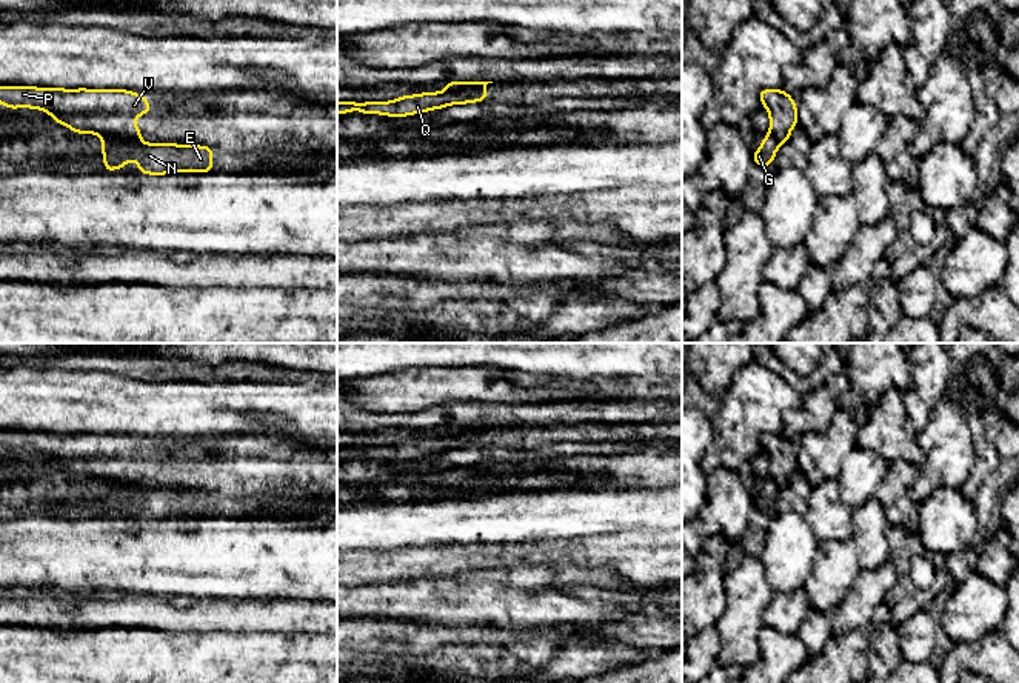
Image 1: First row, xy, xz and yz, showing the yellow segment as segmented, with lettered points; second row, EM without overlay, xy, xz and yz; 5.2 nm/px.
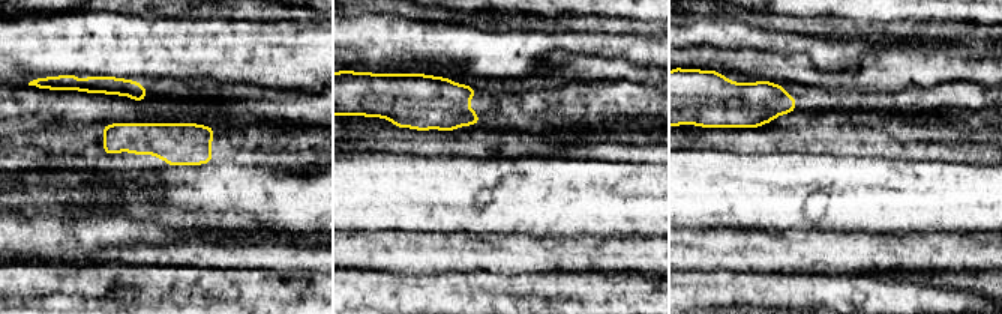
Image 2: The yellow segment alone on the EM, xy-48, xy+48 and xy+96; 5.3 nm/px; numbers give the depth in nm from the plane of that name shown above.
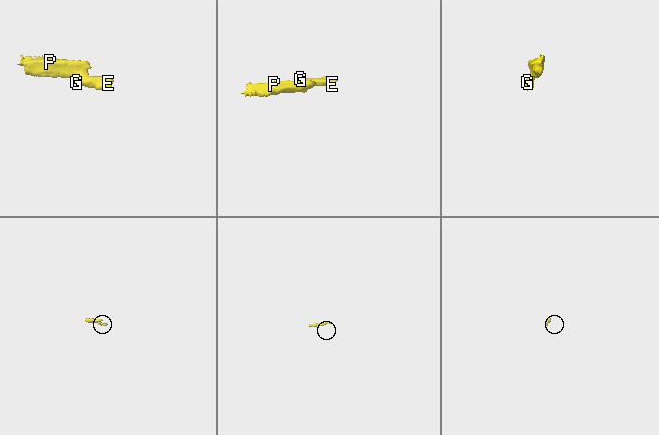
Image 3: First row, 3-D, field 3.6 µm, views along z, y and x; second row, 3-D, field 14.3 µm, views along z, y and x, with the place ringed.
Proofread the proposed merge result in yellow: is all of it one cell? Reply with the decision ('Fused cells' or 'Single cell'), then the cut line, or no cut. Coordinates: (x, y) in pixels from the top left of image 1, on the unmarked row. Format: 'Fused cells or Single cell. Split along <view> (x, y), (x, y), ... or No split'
Fused cells. Split along xy (102, 480), (139, 485)

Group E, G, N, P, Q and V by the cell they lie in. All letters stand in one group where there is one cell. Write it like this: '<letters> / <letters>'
E G N / P Q V

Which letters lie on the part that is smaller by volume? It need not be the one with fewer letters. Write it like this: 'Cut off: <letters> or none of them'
Cut off: E, G, N

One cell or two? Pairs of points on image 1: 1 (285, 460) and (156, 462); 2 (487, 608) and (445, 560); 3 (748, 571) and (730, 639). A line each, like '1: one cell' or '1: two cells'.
1: one cell
2: two cells
3: one cell

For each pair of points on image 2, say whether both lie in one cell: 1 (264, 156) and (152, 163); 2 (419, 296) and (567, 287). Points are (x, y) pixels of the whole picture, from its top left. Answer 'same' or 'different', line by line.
1: same
2: same

